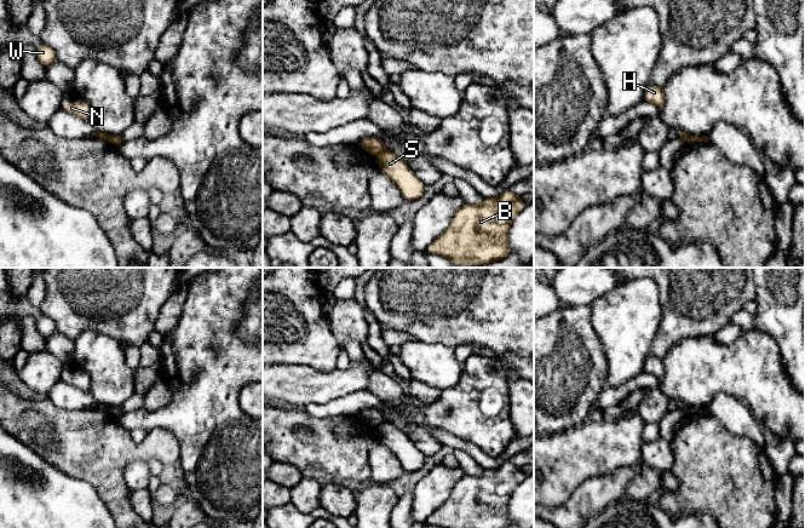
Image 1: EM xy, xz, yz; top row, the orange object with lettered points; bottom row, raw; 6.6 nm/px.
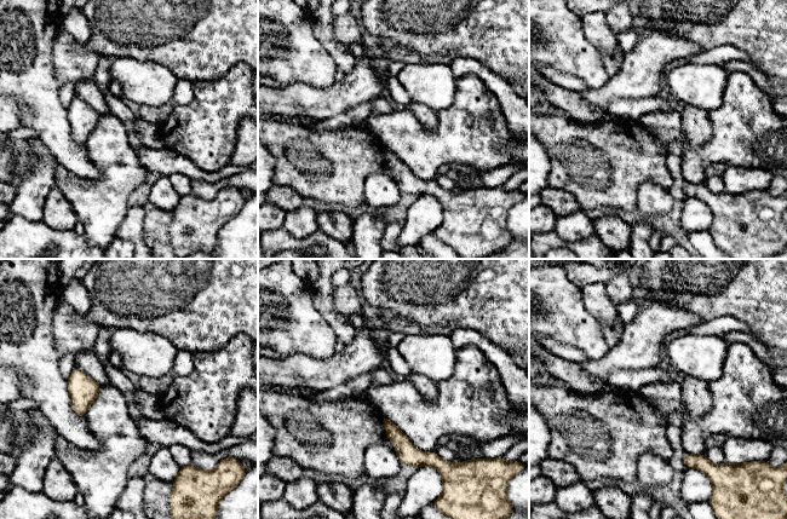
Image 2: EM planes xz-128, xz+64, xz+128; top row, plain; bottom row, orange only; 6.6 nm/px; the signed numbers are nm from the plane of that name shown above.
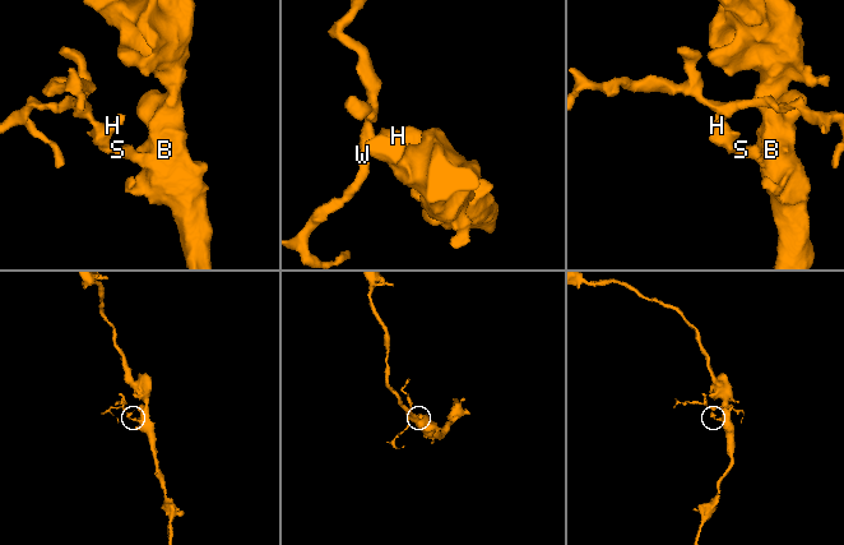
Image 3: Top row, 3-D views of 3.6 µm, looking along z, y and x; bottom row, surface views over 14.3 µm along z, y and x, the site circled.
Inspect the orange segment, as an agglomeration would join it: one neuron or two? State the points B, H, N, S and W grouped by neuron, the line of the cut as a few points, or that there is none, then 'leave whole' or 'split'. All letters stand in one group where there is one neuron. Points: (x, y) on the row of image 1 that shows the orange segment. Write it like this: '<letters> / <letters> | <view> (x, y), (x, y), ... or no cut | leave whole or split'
B S / H N W | xz (385, 149), (378, 155) | split

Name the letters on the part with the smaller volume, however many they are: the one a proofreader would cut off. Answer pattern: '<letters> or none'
H, N, W

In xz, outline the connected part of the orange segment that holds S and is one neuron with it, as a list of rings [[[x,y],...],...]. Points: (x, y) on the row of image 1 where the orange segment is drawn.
[[[386,149],[378,155],[378,159],[379,168],[396,183],[403,200],[418,200],[424,196],[425,185],[407,162]]]

